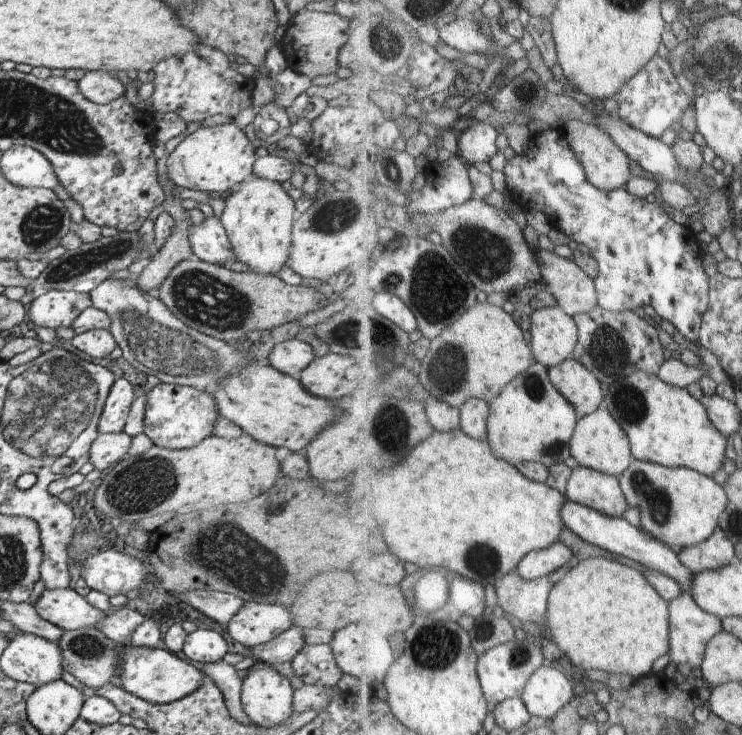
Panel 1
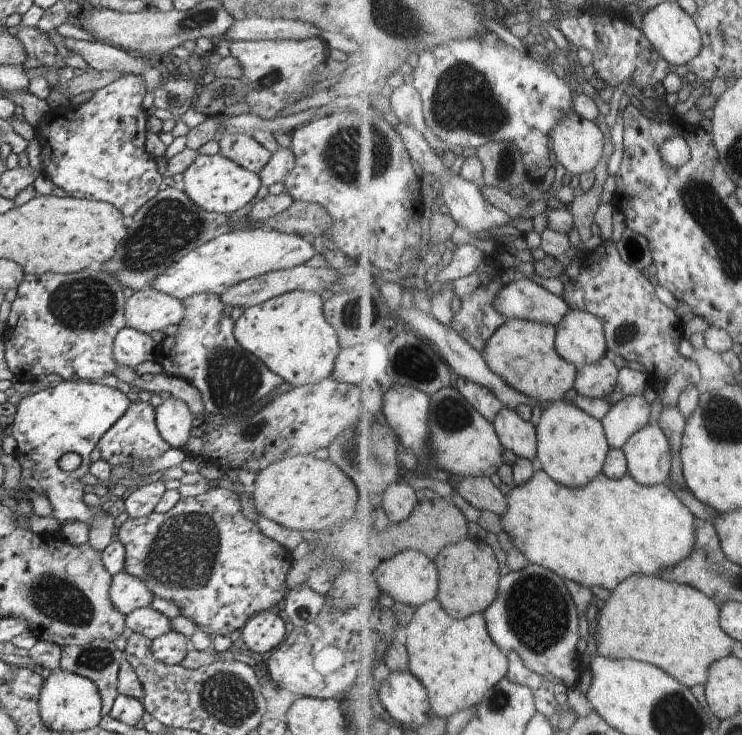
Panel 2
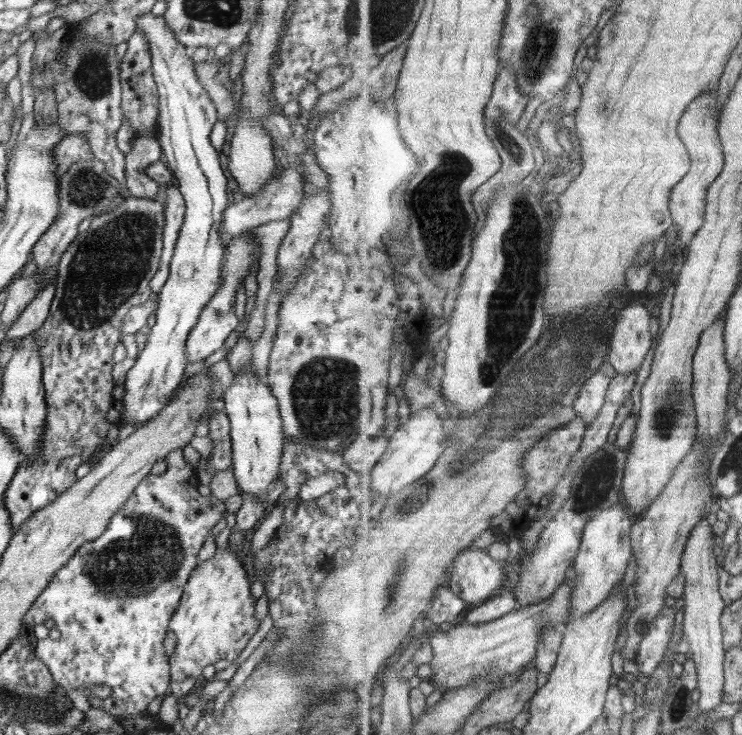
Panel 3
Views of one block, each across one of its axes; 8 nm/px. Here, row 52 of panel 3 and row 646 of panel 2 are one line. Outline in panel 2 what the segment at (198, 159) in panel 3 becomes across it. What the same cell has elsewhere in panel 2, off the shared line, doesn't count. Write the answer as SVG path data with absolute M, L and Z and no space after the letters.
M170 631L151 640L151 651L157 662L167 664L171 668L180 665L191 649L190 638L182 633Z

